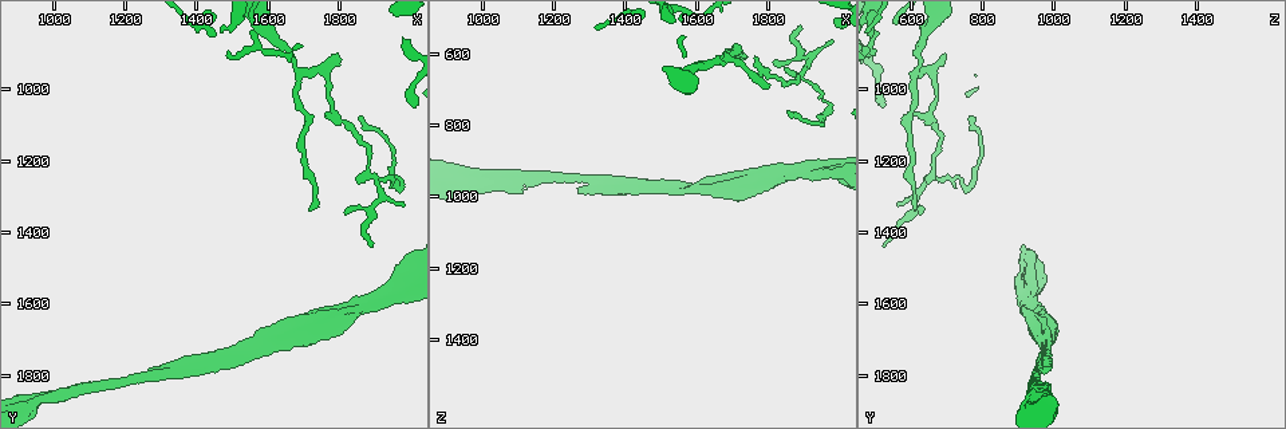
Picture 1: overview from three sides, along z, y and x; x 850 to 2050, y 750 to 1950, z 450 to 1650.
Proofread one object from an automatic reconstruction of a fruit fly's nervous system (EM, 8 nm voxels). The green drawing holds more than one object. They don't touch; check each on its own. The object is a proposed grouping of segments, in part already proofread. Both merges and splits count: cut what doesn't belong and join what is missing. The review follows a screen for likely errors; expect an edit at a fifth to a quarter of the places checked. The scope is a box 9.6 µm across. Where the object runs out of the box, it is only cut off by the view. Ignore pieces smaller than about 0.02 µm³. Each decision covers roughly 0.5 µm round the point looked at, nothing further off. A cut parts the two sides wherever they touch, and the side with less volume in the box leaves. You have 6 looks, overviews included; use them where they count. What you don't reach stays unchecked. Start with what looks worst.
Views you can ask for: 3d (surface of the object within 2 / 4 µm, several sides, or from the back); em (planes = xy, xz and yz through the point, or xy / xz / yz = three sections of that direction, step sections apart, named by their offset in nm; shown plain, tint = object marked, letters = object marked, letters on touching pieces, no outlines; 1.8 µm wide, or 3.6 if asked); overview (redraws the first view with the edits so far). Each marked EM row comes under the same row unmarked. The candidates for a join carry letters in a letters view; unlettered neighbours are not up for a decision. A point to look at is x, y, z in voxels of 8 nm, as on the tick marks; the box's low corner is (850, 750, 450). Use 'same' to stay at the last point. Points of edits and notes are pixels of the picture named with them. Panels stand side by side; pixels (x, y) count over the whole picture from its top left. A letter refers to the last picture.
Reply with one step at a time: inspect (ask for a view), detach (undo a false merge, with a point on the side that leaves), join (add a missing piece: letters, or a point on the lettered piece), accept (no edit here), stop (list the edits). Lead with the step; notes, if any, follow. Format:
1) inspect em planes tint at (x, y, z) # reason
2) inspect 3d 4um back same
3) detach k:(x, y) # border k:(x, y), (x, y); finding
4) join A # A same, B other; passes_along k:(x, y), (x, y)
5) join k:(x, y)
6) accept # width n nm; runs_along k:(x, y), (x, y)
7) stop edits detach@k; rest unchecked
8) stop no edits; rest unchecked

inspect em planes letters at (1900, 1250, 670) # arms part here

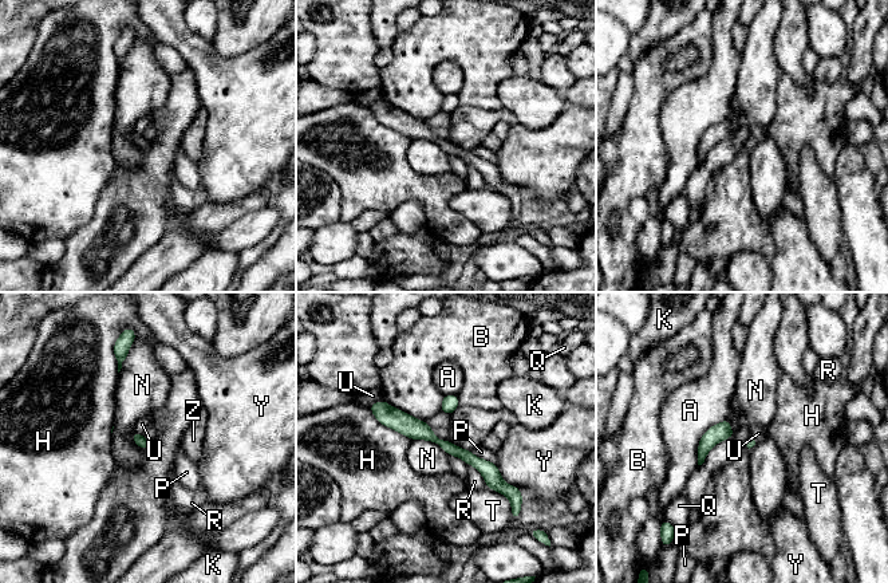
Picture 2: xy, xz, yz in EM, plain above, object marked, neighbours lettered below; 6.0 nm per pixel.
accept # A other, B other, H other, K other, N other, P other, Q other, R other, T other, U other, Y other, Z other; border 2:(413, 438), (434, 441), (448, 453); continuous, no second cell

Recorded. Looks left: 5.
inspect 3d 4um at (1810, 910, 710) # free end

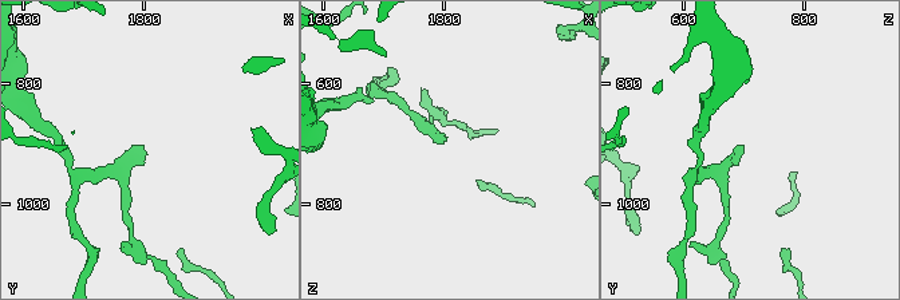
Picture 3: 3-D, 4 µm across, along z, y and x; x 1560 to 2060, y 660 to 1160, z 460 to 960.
inspect em xz step 16 letters at (1800, 910, 705)

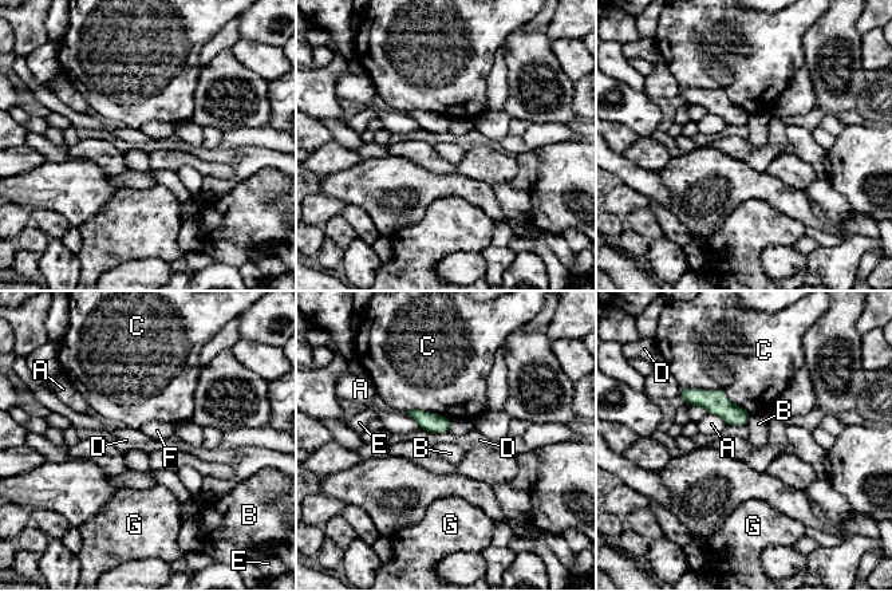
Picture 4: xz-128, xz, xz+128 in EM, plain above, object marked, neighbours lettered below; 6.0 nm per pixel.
inspect em planes letters same

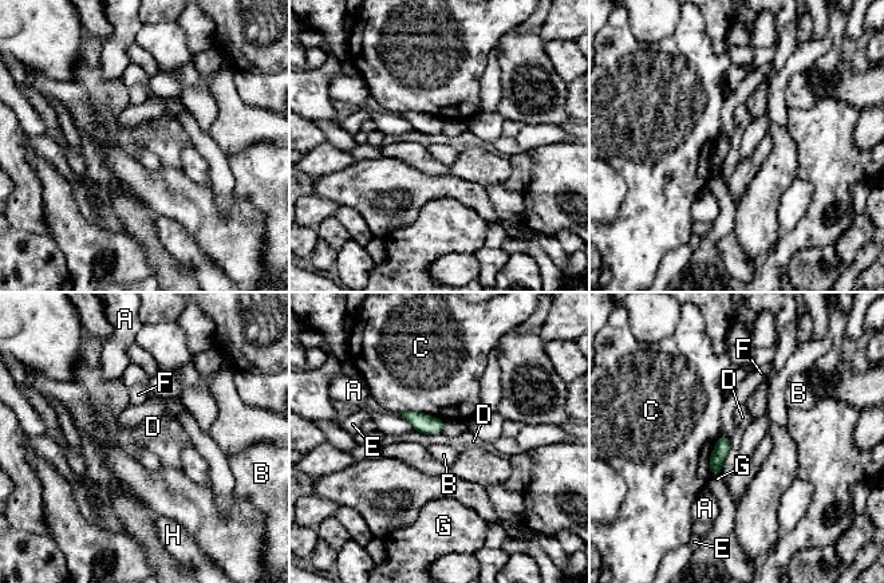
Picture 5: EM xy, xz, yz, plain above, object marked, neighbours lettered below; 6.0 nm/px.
accept # A other, B other, C other, D other, E other, F other, G other, H other; border 5:(414, 429), (422, 433), (441, 433); no lettered piece goes on from it

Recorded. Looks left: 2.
inspect em 3.6um planes letters at (1790, 1640, 960) # sudden change in width

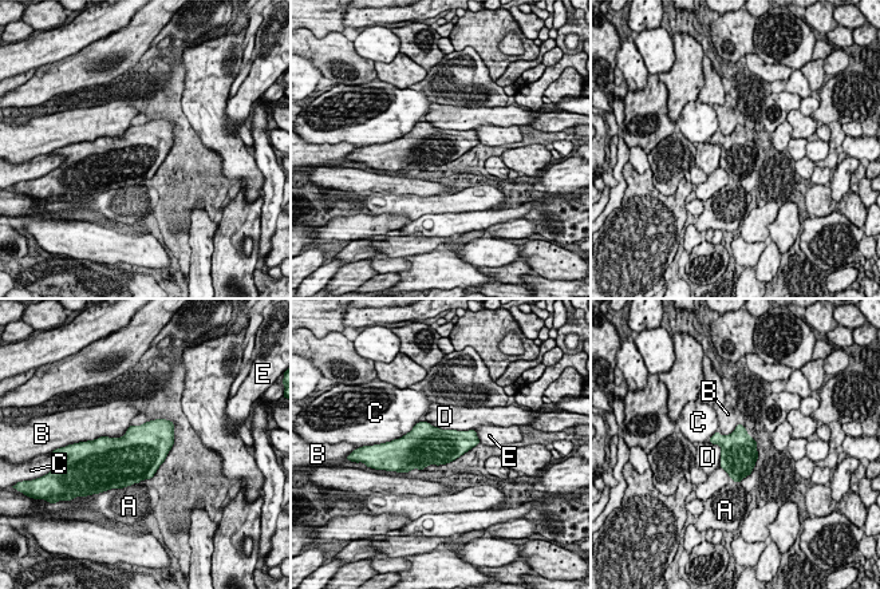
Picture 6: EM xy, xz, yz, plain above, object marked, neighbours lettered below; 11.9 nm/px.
accept # A other, B other, C other, D other, E other; border 6:(130, 425), (121, 437), (95, 439); one cell here

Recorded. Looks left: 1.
stop no edits; rest unchecked

